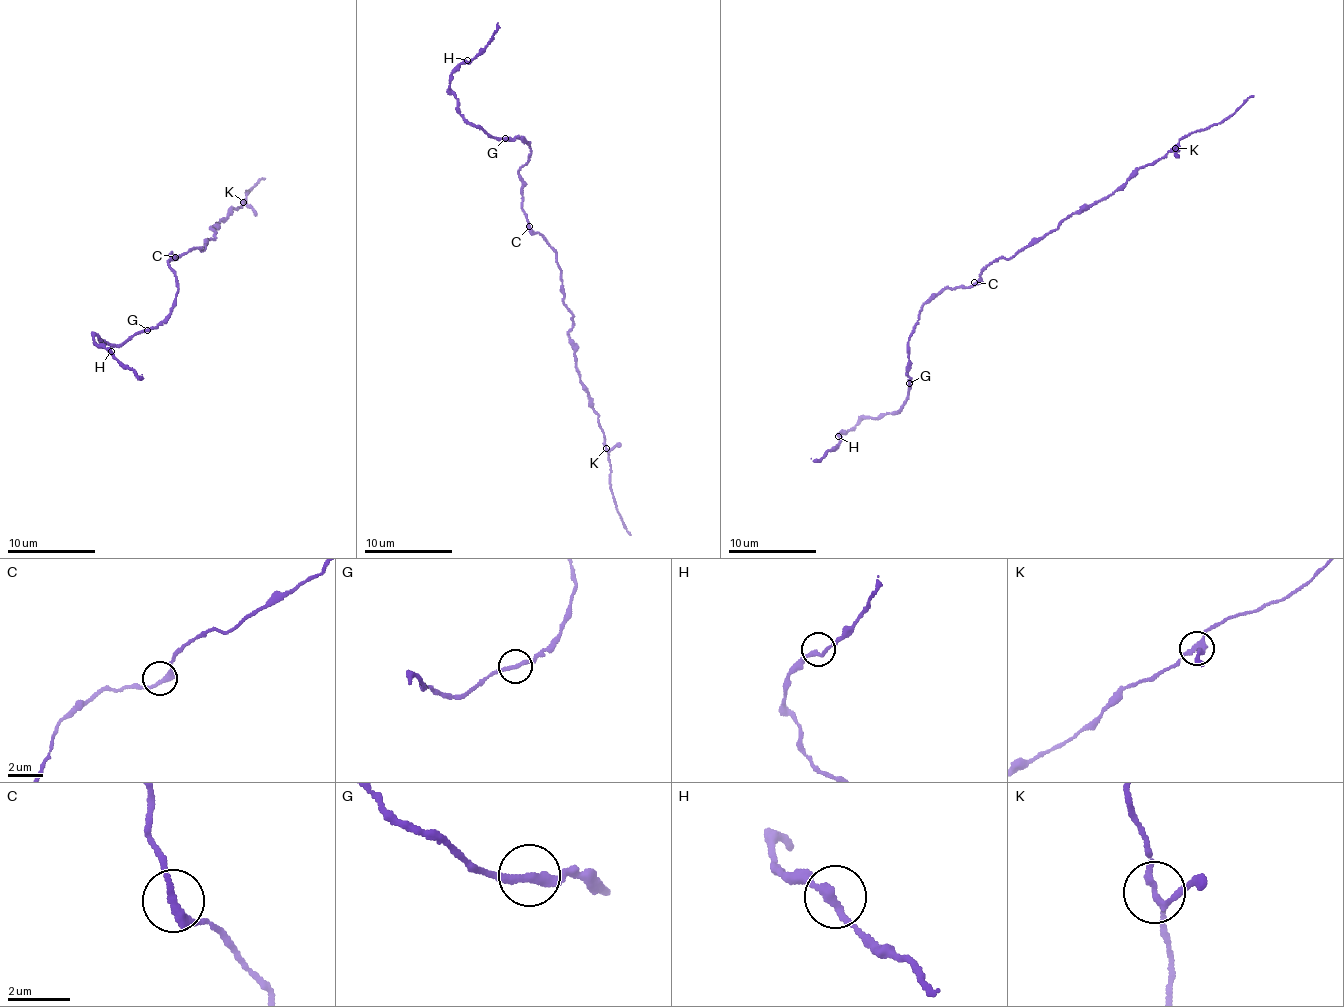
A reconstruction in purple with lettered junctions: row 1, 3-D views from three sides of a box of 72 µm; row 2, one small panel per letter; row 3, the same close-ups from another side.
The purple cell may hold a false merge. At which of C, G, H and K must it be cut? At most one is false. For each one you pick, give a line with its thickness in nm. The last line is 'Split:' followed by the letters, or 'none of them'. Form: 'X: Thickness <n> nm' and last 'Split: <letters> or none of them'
Split: none of them

